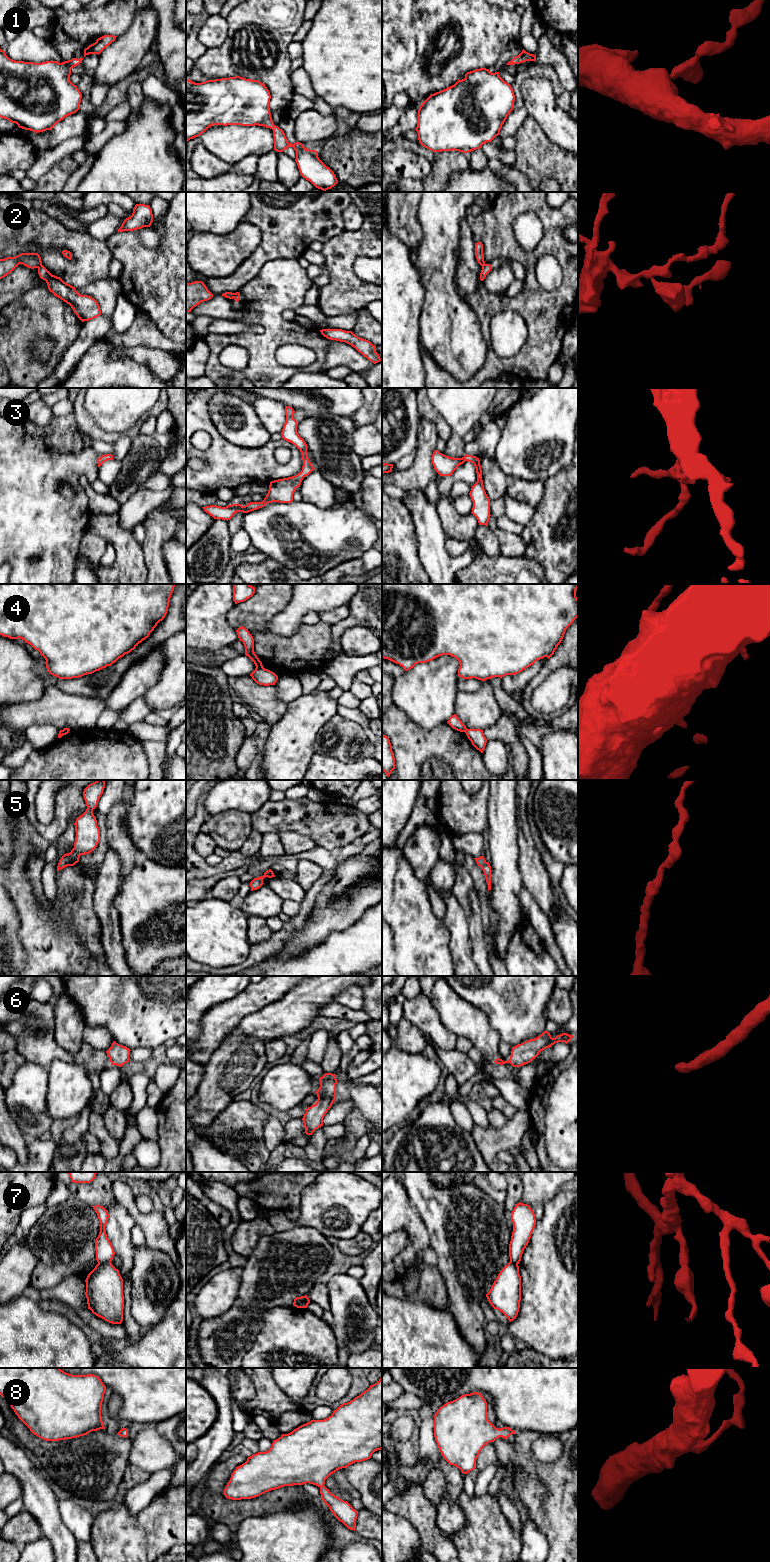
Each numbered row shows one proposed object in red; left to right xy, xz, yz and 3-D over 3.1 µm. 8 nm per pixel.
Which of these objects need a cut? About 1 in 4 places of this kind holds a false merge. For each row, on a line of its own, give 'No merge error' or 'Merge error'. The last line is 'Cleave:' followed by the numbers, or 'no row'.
1: No merge error
2: Merge error
3: No merge error
4: Merge error
5: No merge error
6: No merge error
7: Merge error
8: No merge error
Cleave: 2, 4, 7

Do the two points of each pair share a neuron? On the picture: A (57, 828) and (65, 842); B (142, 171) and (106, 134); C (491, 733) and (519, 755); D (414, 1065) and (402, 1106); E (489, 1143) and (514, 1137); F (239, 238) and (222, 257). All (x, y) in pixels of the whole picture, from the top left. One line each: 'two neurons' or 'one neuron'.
A: two neurons
B: two neurons
C: one neuron
D: one neuron
E: one neuron
F: one neuron

